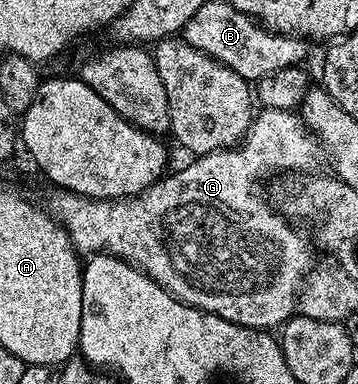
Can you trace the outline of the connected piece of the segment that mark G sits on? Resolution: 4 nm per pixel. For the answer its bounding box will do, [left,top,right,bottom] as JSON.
[46,108,318,330]

